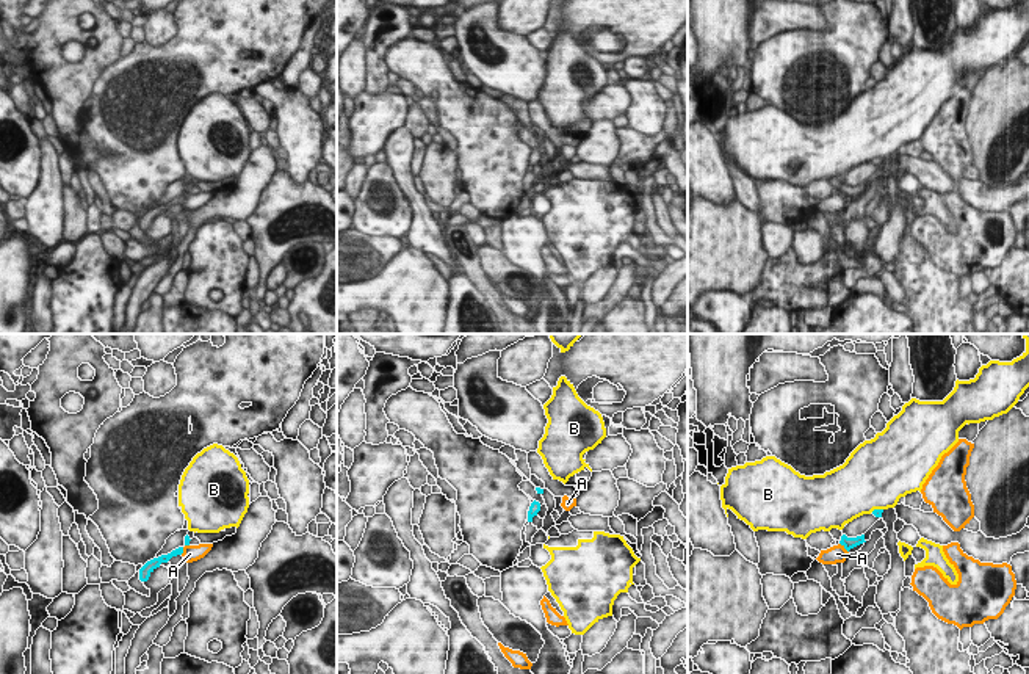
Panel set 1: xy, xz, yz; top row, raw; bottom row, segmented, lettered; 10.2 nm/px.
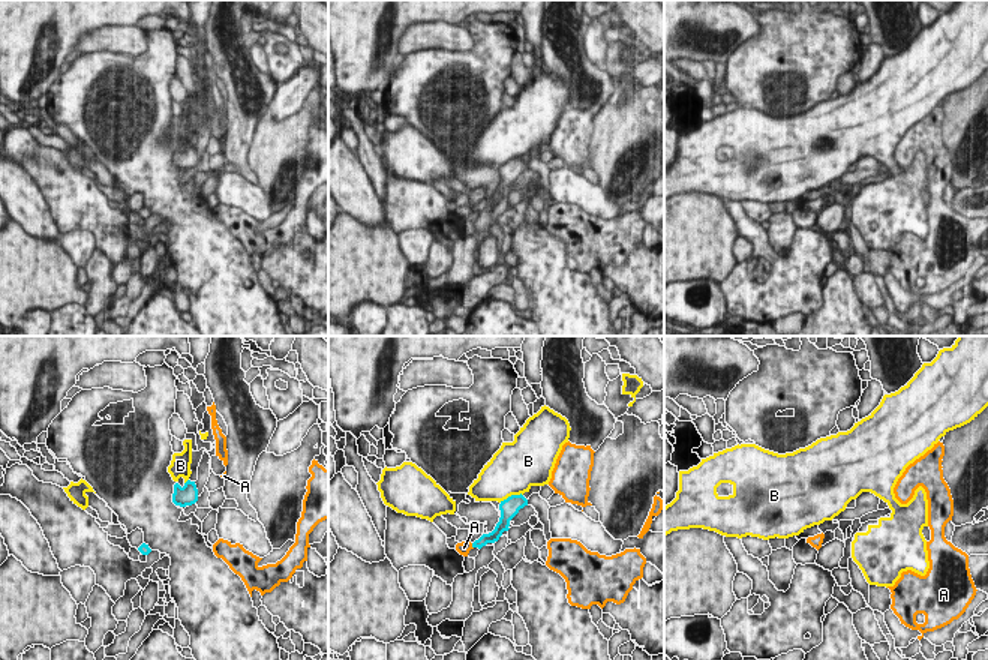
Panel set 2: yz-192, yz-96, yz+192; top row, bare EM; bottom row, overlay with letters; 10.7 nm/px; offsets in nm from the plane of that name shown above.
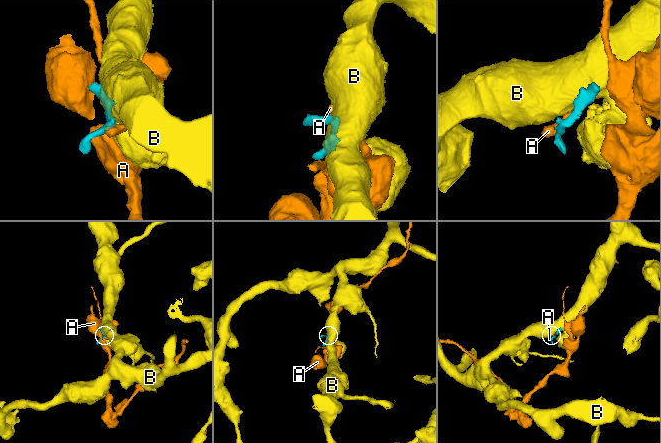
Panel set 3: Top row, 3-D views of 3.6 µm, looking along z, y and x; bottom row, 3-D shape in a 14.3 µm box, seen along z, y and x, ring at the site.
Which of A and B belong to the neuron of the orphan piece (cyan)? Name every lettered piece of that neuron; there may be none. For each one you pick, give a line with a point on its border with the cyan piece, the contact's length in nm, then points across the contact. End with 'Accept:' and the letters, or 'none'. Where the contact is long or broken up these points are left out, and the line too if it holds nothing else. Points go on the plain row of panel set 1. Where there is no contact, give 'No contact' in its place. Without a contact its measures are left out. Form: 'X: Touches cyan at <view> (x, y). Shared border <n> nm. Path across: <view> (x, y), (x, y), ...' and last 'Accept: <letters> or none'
Accept: none.

